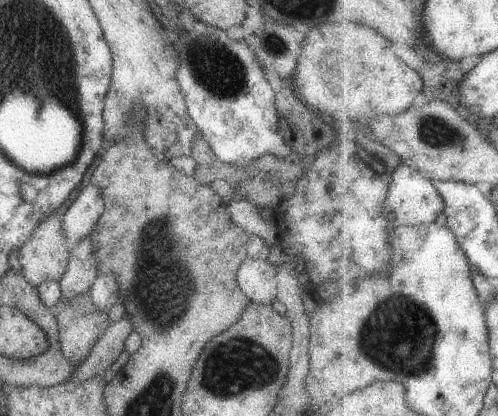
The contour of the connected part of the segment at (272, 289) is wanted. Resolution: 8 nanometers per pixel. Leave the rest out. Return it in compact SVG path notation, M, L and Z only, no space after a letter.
M248 256L235 272L237 284L249 301L269 306L276 298L275 270L277 266L265 259Z

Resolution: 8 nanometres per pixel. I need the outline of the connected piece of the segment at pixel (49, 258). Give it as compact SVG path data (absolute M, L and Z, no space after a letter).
M51 213L42 220L29 240L18 250L20 273L29 286L43 282L59 282L65 274L71 245L61 230L61 217Z

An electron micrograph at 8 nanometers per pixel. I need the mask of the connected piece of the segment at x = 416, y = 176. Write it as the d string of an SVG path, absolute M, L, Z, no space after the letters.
M410 163L393 170L389 196L385 204L387 218L397 227L399 225L415 226L420 224L433 224L439 215L444 213L446 202L435 183L420 169Z

